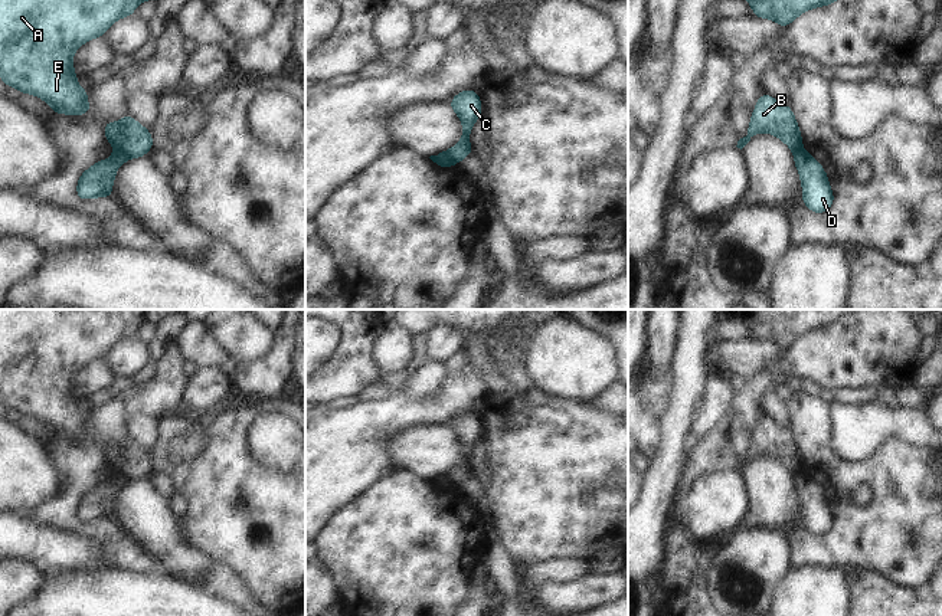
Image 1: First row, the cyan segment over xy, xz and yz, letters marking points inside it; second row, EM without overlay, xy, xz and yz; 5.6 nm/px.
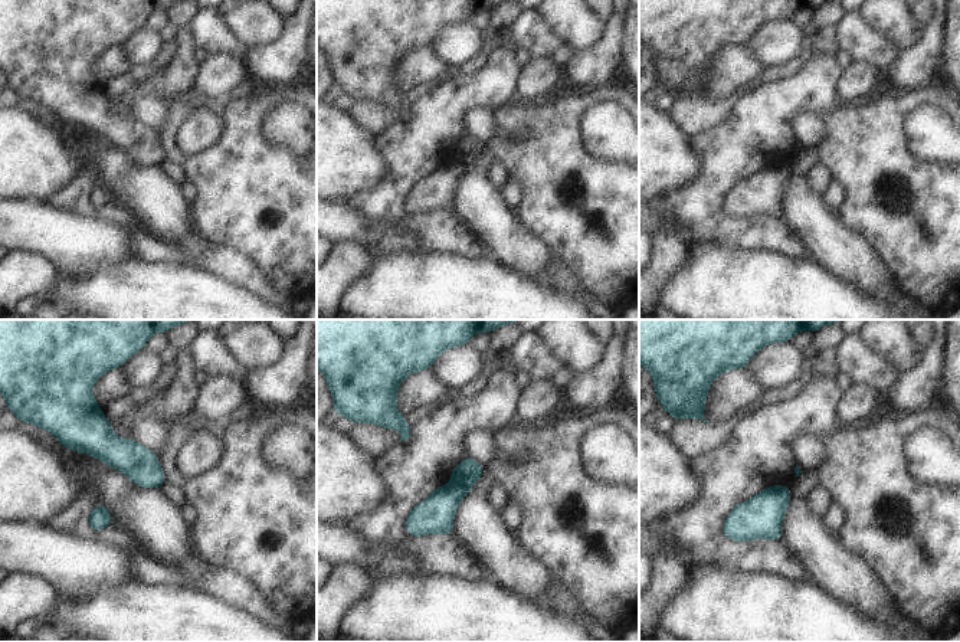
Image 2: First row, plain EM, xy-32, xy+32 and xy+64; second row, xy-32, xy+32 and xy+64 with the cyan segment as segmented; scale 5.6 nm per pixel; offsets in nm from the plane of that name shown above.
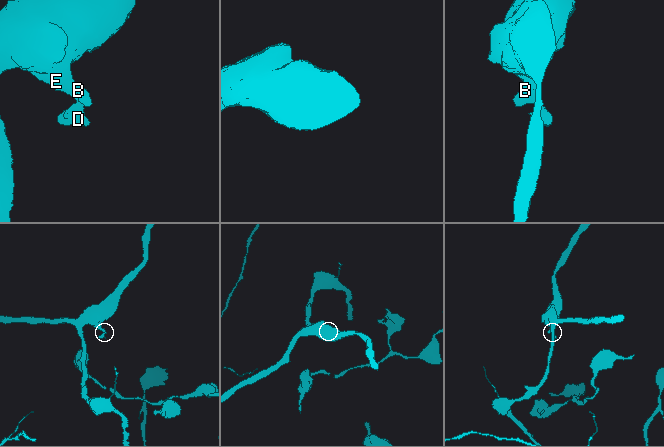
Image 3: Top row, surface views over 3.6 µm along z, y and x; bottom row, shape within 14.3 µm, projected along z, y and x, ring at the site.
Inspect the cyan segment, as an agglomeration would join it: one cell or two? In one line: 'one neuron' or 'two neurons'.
two neurons

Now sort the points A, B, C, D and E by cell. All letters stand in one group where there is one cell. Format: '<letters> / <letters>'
A B C E / D

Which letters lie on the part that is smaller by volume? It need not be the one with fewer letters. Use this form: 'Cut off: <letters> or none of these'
Cut off: D

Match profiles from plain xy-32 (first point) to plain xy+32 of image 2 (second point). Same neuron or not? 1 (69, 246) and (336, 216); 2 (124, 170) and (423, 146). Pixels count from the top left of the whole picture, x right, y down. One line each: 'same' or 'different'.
1: same
2: different

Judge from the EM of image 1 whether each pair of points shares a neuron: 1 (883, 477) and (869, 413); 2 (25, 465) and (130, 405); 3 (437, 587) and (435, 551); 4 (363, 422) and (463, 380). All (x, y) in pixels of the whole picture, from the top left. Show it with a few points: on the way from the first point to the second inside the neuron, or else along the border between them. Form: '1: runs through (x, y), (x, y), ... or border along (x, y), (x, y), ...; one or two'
1: border along (911, 444), (887, 438), (862, 461), (844, 458); two
2: border along (43, 445), (48, 459), (58, 474), (59, 484); two
3: runs through (435, 579), (435, 560); one
4: runs through (388, 416), (396, 412), (429, 412), (438, 405); one

